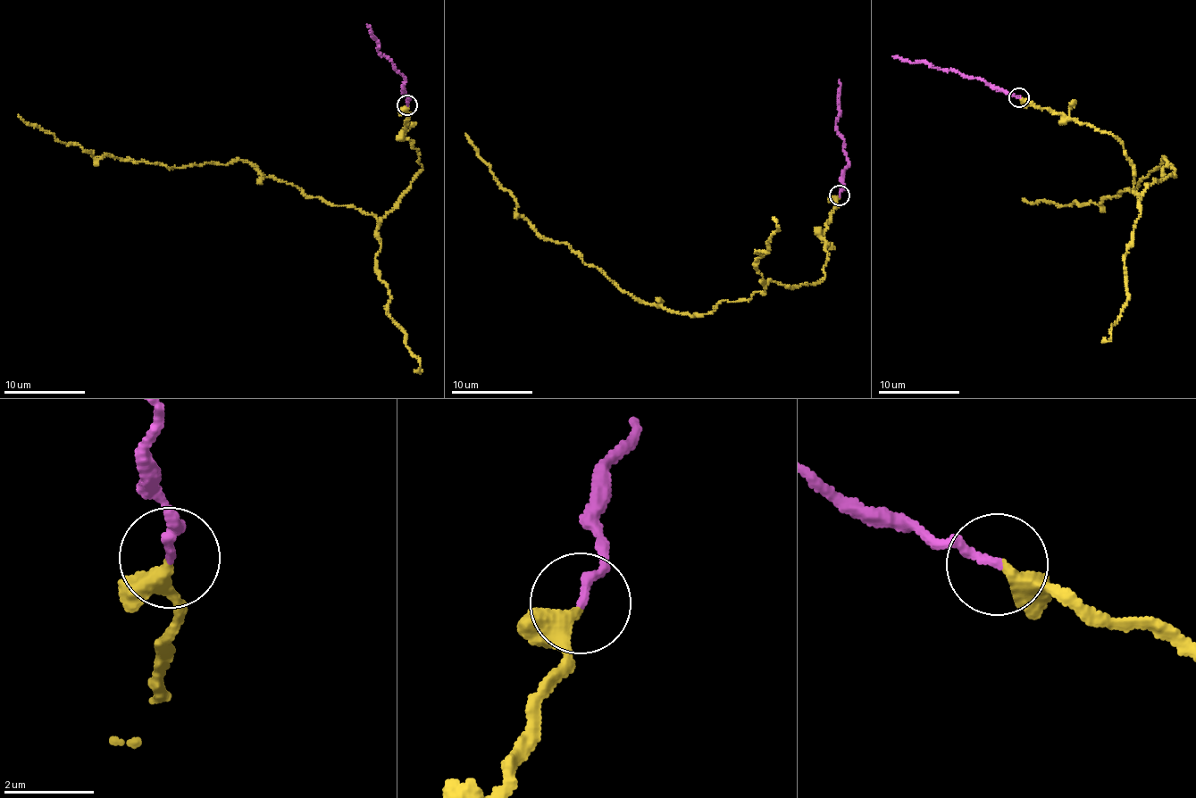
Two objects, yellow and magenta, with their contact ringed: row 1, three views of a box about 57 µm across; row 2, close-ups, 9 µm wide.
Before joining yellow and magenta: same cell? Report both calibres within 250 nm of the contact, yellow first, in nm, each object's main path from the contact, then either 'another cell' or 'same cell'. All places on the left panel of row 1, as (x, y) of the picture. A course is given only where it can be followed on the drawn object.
calibres 260 and 200 nm; course yellow (408, 106), (405, 135), (422, 167), (379, 222), (307, 197), (247, 162), (171, 168), (93, 156), (18, 114); course magenta (407, 105), (404, 77), (391, 61), (378, 52), (376, 39), (367, 24); same cell

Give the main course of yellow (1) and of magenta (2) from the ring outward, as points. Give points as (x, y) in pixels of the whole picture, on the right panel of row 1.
1: (1020, 97), (1110, 134), (1123, 145), (1139, 193), (1174, 177), (1164, 158), (1133, 189), (1099, 203), (1022, 198)
2: (1018, 98), (992, 89), (982, 79), (924, 62), (901, 62), (892, 56)

